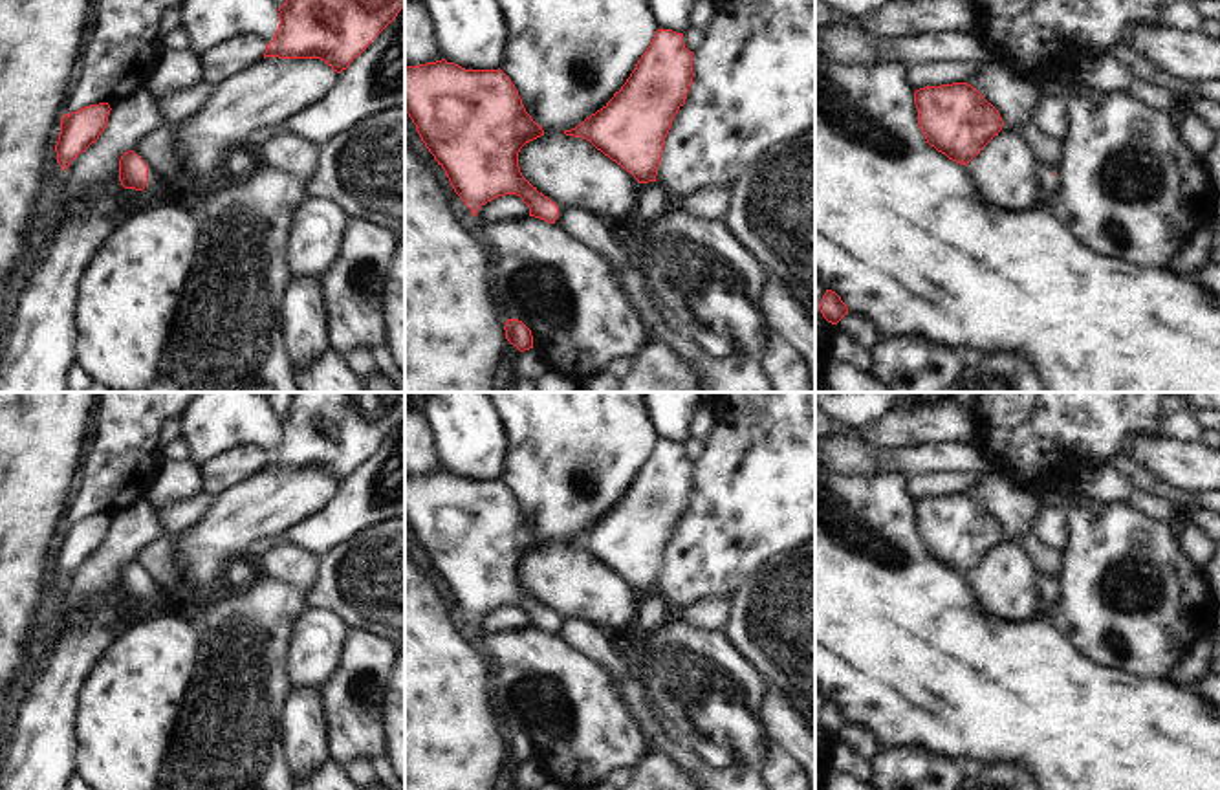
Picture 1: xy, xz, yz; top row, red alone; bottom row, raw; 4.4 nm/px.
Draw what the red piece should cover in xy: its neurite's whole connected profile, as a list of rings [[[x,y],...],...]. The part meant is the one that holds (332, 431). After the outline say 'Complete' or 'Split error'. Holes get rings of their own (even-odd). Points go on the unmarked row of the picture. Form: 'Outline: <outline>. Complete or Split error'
Outline: [[[291,392],[264,469],[321,469],[341,484],[403,418],[405,392]]]. Complete.

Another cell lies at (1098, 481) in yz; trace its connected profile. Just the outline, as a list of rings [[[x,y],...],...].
[[[1083,460],[1073,473],[1072,484],[1075,491],[1095,502],[1114,504],[1125,500],[1150,521],[1180,524],[1185,519],[1185,513],[1171,500],[1134,489],[1125,475],[1105,462]]]

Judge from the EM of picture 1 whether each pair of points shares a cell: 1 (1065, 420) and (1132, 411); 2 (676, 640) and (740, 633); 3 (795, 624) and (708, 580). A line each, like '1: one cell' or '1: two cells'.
1: one cell
2: two cells
3: two cells

